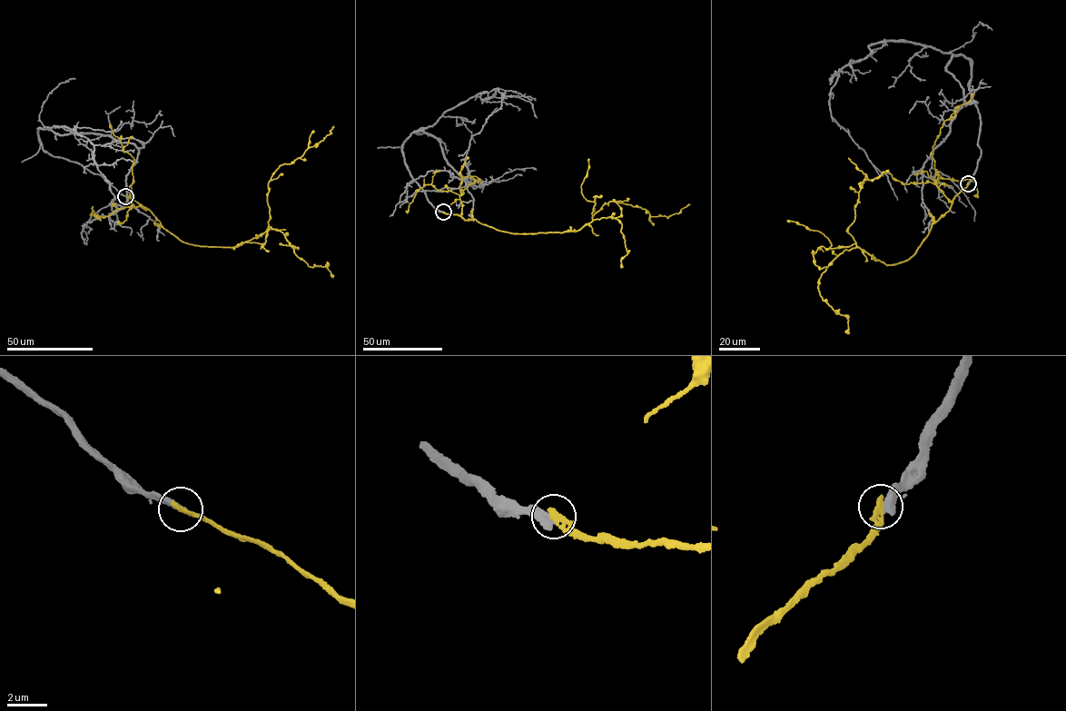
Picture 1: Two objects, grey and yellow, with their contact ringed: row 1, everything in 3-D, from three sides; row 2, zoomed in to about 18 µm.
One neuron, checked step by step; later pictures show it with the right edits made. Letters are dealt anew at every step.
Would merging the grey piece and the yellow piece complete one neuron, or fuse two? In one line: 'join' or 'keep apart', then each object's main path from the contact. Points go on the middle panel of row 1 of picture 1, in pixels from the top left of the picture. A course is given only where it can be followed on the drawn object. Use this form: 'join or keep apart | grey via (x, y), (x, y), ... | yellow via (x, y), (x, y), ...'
keep apart | grey via (443, 212), (411, 177), (404, 141), (498, 89), (501, 105), (470, 139), (464, 180) | yellow via (443, 212), (499, 231), (535, 234), (578, 230), (610, 201), (667, 218), (690, 204)

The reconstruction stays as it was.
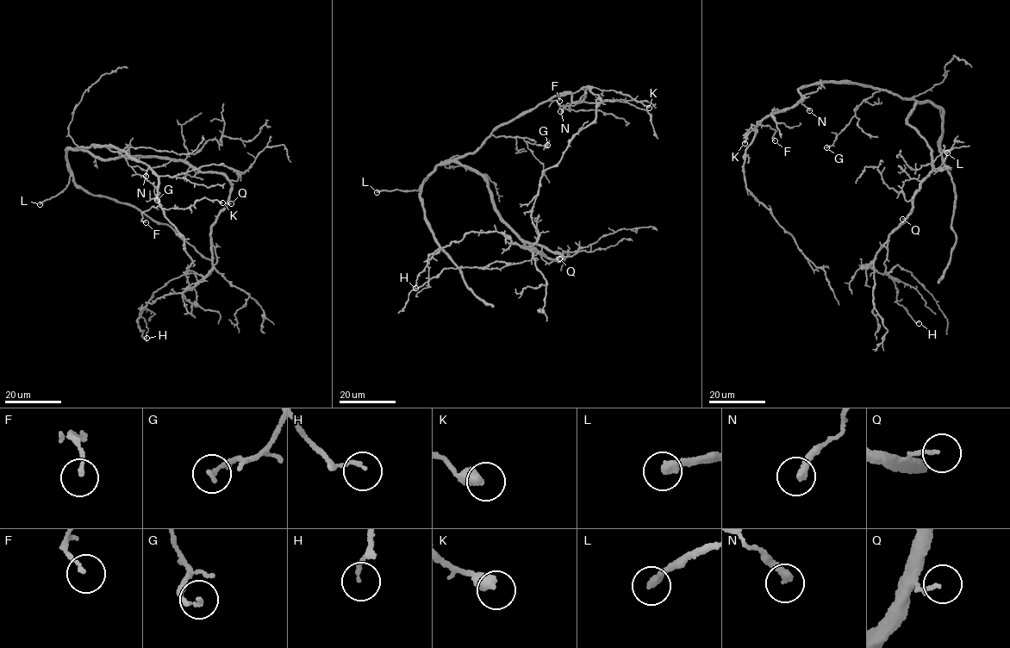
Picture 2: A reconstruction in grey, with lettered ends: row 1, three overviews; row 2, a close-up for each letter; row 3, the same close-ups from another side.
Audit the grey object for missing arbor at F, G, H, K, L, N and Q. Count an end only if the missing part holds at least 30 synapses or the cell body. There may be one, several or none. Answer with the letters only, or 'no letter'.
L

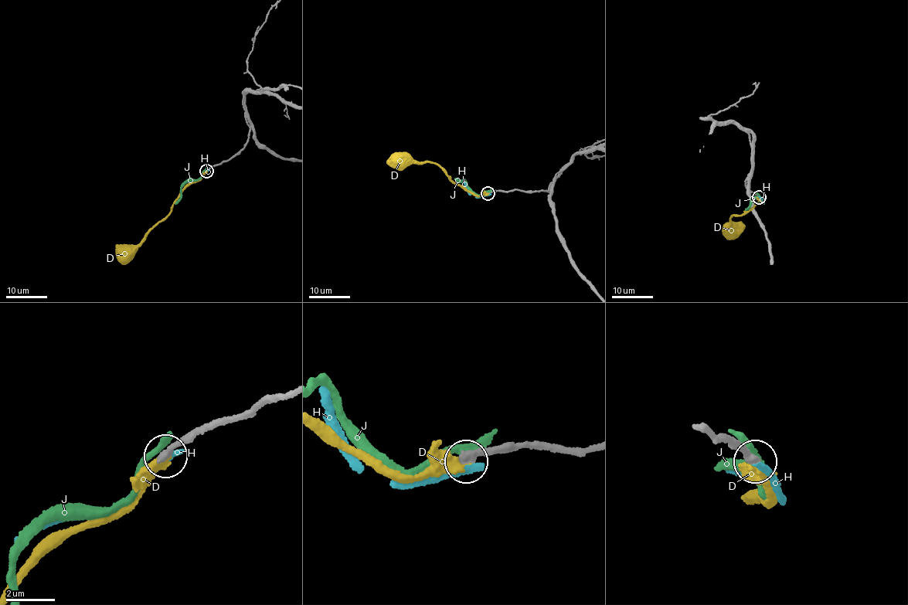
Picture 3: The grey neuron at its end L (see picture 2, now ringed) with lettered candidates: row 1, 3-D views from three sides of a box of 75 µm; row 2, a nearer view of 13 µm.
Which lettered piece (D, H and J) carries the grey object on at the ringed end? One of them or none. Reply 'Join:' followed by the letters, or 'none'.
Join: D

